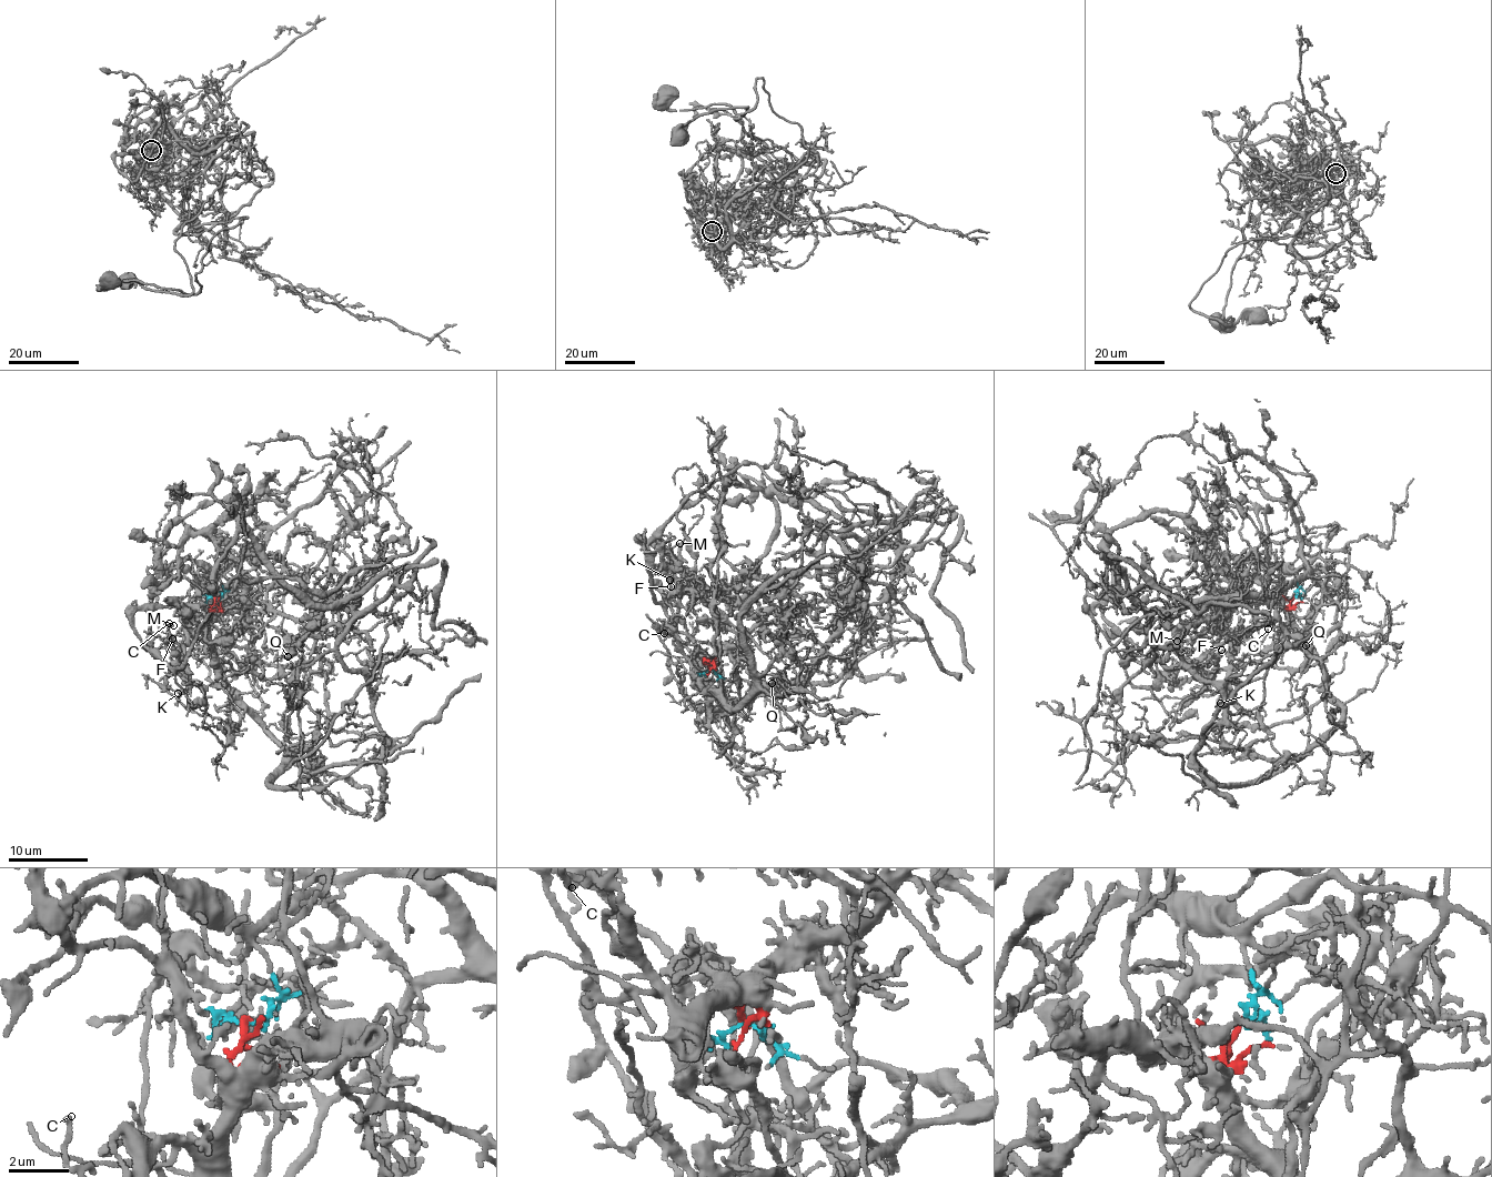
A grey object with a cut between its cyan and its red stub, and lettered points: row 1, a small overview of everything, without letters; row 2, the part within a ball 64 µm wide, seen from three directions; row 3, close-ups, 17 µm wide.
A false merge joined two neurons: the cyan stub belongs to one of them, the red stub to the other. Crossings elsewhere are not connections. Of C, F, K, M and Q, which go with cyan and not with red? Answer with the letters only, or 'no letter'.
Q

